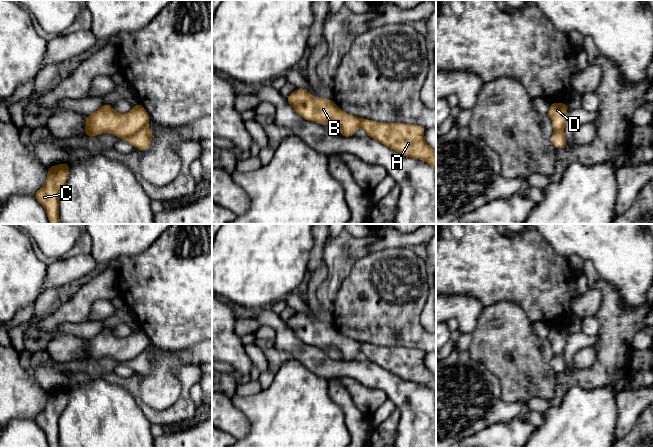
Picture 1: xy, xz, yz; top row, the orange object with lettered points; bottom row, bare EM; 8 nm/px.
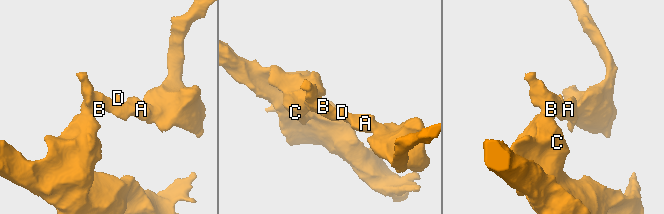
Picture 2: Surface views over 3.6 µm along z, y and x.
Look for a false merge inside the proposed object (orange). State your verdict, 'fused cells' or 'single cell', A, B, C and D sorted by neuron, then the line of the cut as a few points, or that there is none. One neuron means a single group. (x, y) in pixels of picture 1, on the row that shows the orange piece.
fused cells; groups A / B C D; cut xy (146, 123), (125, 138)

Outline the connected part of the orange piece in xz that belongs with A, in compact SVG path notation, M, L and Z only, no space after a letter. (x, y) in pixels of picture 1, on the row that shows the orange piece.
M362 119L361 127L368 136L400 155L424 160L436 172L436 151L425 141L425 128L404 123L380 123Z

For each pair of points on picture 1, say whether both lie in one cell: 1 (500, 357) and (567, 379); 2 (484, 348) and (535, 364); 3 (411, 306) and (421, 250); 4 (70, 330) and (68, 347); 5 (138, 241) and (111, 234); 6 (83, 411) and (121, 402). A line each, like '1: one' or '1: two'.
1: two
2: one
3: two
4: two
5: one
6: one

